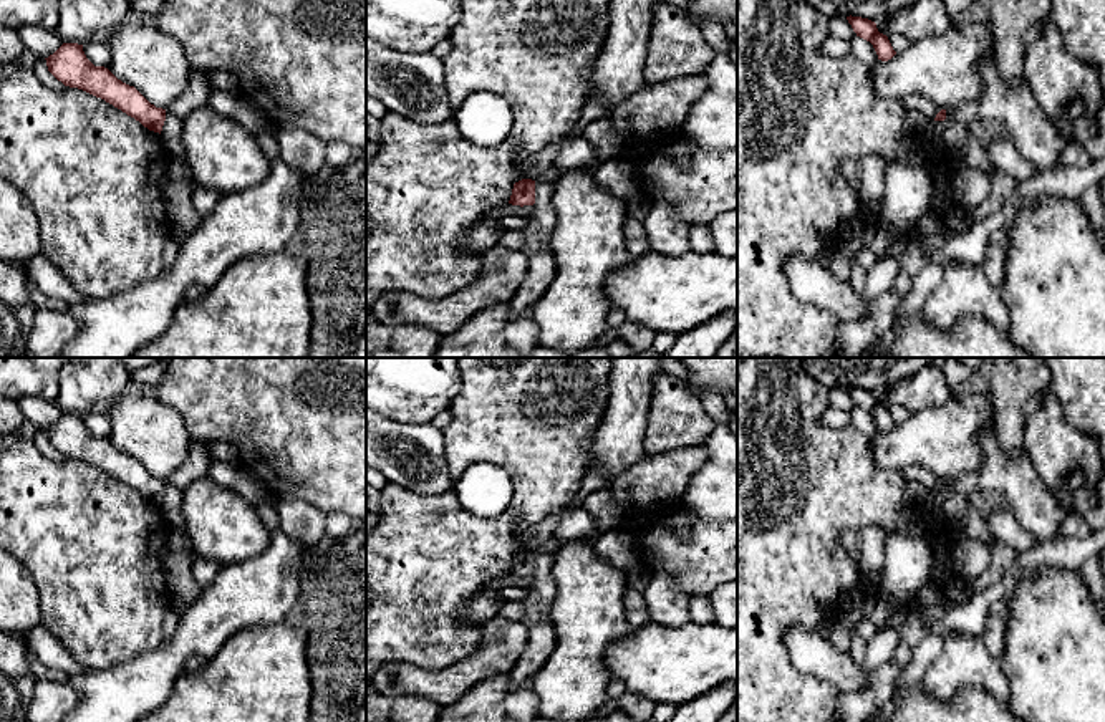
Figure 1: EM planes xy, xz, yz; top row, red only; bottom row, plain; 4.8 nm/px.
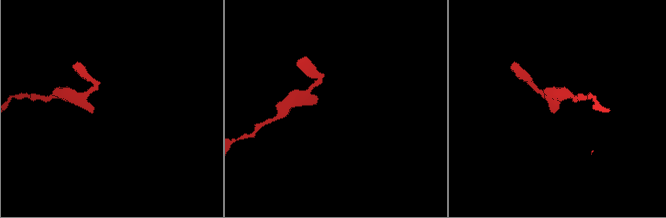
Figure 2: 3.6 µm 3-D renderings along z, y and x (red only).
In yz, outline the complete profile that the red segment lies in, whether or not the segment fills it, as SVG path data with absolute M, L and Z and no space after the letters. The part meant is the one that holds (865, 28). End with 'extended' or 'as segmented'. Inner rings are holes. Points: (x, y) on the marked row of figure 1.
M852 15L847 17L847 20L852 25L856 36L860 36L873 45L873 48L878 55L878 60L888 61L896 55L888 36L878 31L875 22L871 22L868 18L861 18L861 17L852 17Z; as segmented

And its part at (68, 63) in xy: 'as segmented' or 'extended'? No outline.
as segmented

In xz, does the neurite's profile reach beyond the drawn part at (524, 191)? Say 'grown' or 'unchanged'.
unchanged

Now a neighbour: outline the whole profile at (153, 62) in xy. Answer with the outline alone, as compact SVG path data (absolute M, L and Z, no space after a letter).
M131 15L104 41L111 51L106 68L156 108L167 109L186 91L192 70L184 48L151 18Z

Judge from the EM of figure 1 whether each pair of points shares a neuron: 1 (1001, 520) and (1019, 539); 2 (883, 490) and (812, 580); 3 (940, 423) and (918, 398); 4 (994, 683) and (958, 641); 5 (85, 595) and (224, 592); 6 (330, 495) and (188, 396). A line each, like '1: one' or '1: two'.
1: one
2: one
3: two
4: one
5: two
6: one

